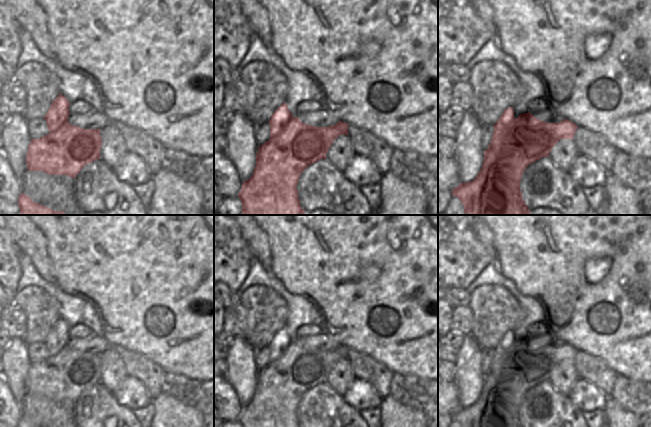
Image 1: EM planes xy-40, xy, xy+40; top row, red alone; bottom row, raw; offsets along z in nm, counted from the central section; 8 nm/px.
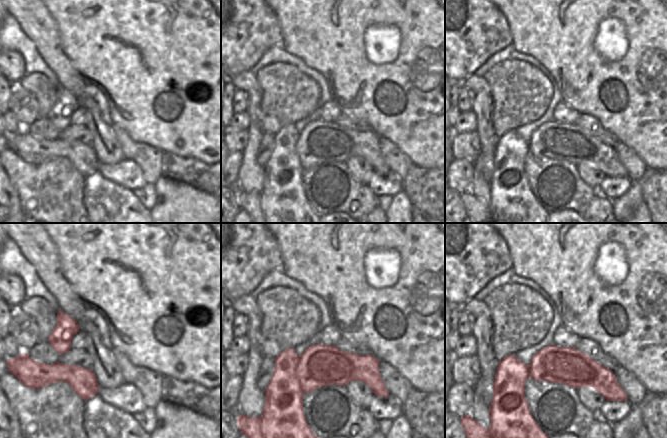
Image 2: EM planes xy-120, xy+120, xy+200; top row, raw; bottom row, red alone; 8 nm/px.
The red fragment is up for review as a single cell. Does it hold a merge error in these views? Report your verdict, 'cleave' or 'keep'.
cleave

